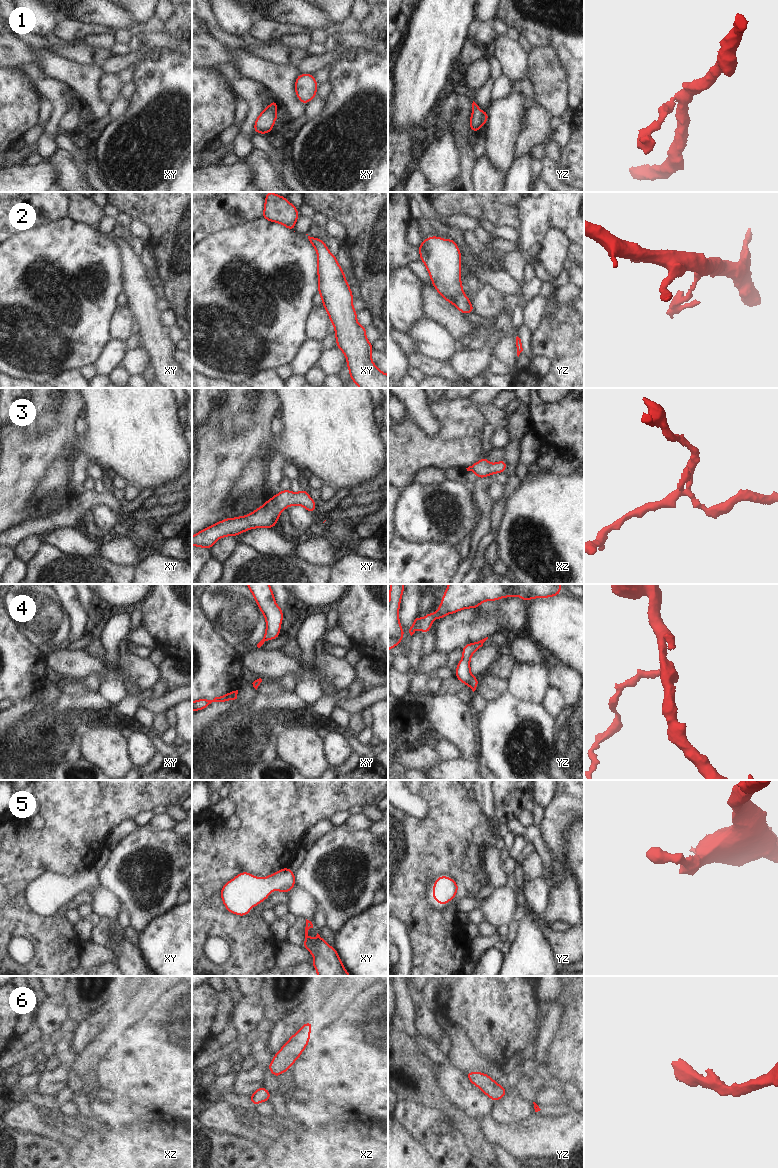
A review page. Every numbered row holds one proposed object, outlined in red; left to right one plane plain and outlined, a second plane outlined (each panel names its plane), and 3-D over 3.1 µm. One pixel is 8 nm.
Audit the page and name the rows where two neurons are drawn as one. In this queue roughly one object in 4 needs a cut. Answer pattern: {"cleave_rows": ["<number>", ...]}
{"cleave_rows": ["2"]}

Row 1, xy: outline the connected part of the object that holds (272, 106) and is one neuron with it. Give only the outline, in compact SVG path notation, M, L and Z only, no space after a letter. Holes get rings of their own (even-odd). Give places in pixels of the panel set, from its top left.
M278 100L272 101L268 107L260 113L254 124L255 133L266 134L272 132L273 125L279 115L275 112L278 103Z

